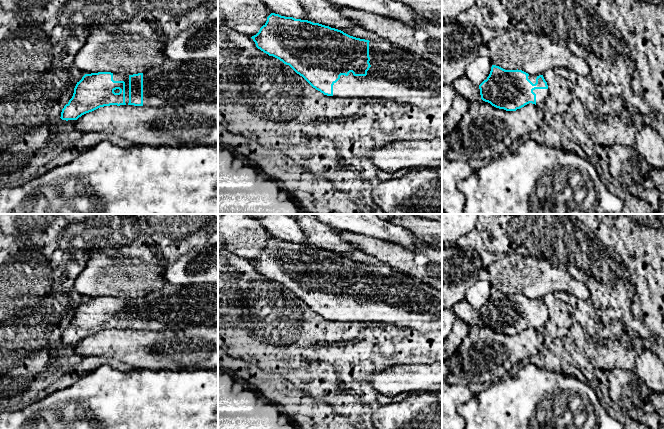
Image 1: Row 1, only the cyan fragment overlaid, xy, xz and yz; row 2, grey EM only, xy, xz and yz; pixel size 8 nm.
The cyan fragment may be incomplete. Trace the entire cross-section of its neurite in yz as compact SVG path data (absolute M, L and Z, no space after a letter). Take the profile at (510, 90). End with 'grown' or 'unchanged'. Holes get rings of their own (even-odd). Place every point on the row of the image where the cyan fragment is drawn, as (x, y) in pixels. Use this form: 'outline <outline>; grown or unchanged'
outline M492 65L489 76L479 85L479 89L483 101L506 111L516 111L529 103L543 108L549 94L543 75L532 76L522 70L505 70L496 65Z; grown

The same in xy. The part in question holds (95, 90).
outline M166 61L144 73L122 75L111 72L85 74L77 82L72 98L61 112L62 120L77 120L82 115L110 105L181 106L192 102L218 101L218 61Z; grown

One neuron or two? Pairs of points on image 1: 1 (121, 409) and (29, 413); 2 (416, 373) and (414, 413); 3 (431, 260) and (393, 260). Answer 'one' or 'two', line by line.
1: one
2: two
3: one

